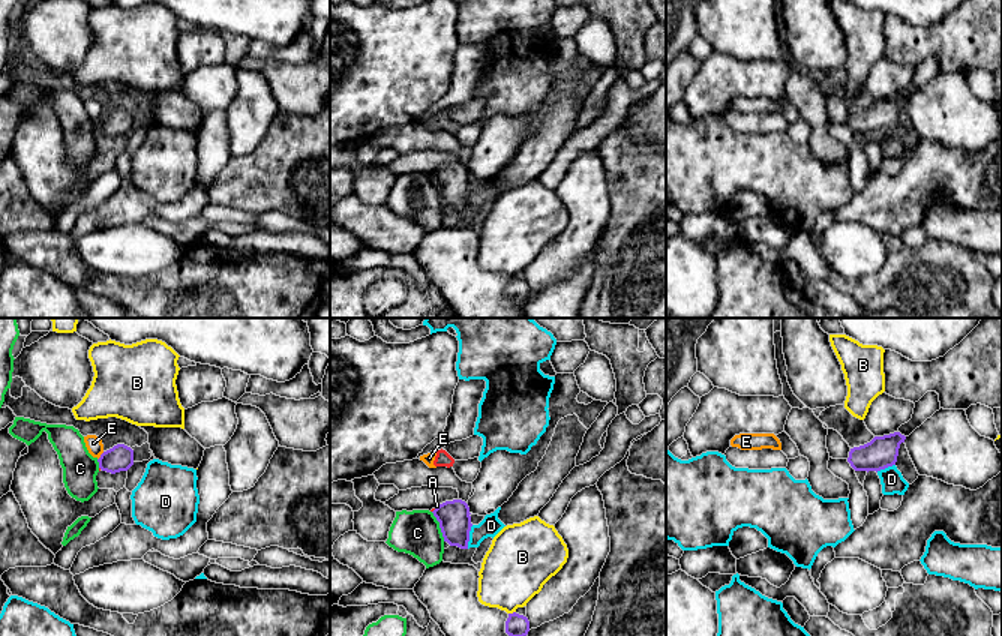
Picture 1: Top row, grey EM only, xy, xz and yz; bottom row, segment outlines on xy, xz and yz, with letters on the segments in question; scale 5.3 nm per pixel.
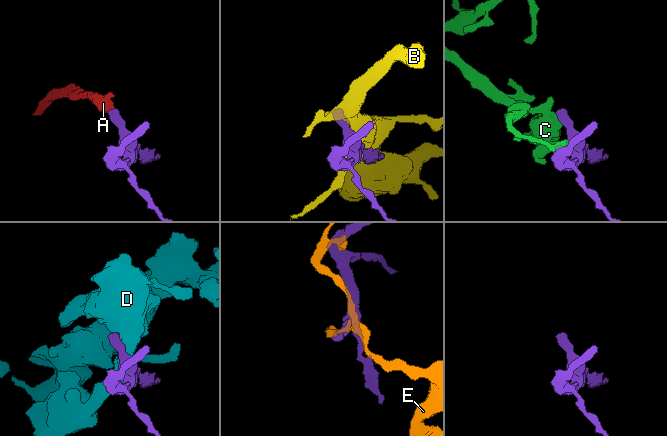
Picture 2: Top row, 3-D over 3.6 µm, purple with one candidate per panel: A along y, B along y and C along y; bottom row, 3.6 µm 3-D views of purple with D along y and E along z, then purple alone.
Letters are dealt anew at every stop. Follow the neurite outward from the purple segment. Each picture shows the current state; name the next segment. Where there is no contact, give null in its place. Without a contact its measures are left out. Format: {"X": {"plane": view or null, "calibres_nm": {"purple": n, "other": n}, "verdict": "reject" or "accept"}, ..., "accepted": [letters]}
{"A": {"plane": "xz", "calibres_nm": {"purple": 170, "other": 20}, "verdict": "accept"}, "B": {"plane": "xz", "calibres_nm": {"purple": 130, "other": 360}, "verdict": "reject"}, "C": {"plane": "xz", "calibres_nm": {"purple": 170, "other": 240}, "verdict": "reject"}, "D": {"plane": "xz", "calibres_nm": {"purple": 170, "other": 110}, "verdict": "reject"}, "E": {"plane": "xy", "calibres_nm": {"purple": 140, "other": 90}, "verdict": "reject"}, "accepted": ["A"]}

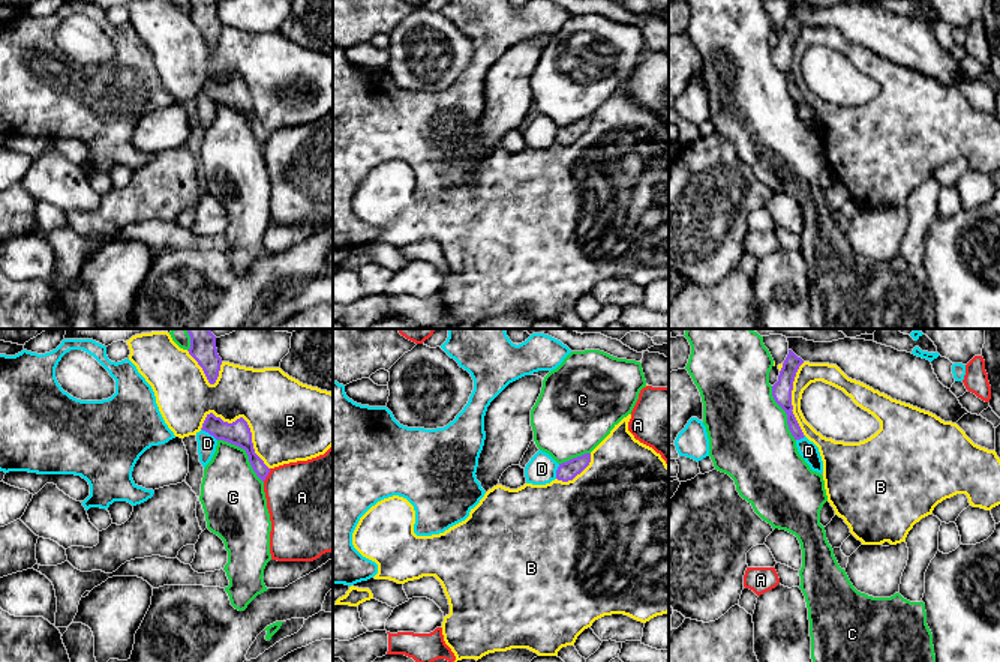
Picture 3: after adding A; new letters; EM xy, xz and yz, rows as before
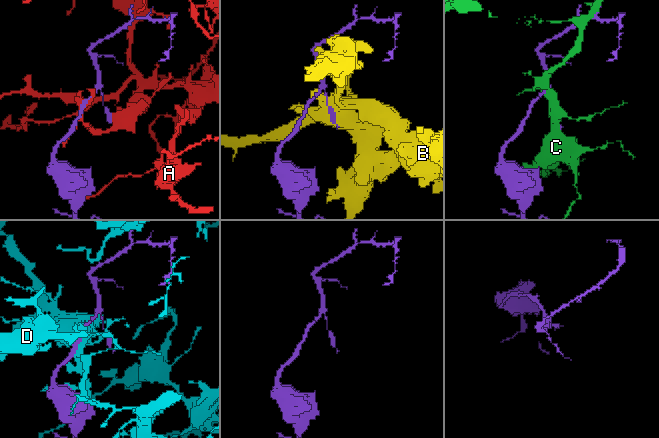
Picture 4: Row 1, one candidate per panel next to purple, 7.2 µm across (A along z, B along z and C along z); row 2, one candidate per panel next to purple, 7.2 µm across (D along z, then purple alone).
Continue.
{"A": {"plane": "xy", "calibres_nm": {"purple": 110, "other": 420}, "verdict": "reject"}, "B": {"plane": "xy", "calibres_nm": {"purple": 130, "other": 420}, "verdict": "reject"}, "C": {"plane": "xy", "calibres_nm": {"purple": 130, "other": 340}, "verdict": "reject"}, "D": {"plane": "xy", "calibres_nm": {"purple": 130, "other": 100}, "verdict": "reject"}, "accepted": []}

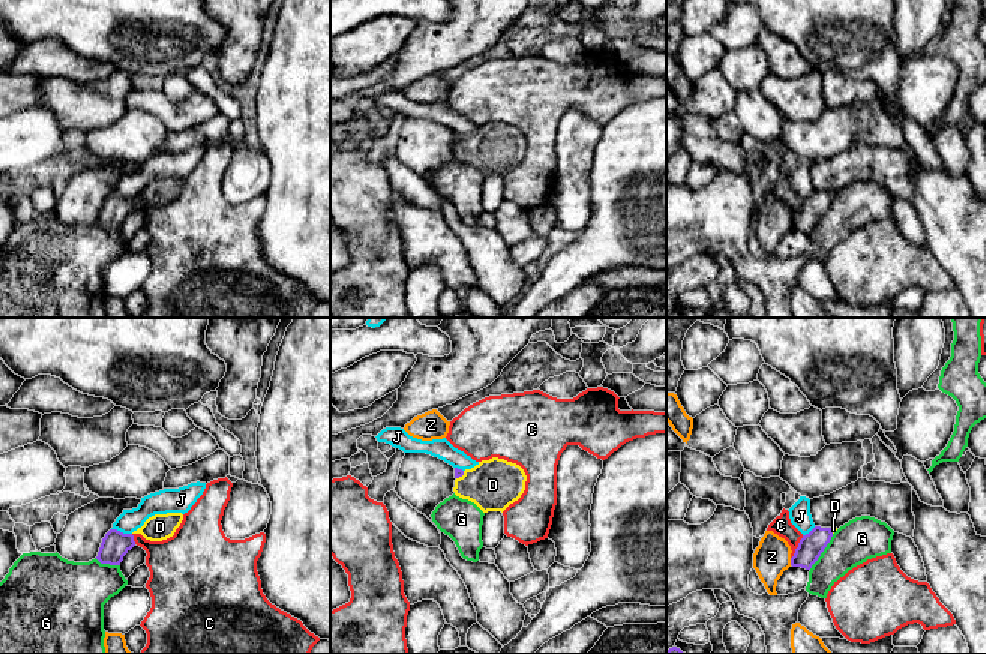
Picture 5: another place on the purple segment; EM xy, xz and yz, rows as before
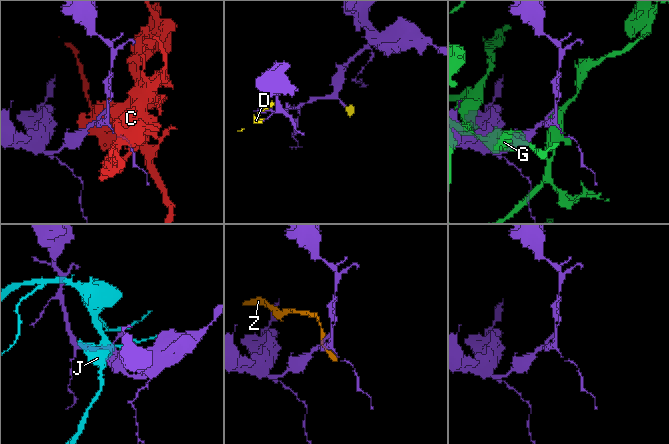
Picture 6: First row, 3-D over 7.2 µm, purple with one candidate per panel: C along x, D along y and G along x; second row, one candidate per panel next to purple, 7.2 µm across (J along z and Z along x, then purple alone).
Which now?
{"C": {"plane": "yz", "calibres_nm": {"purple": 140, "other": 100}, "verdict": "reject"}, "D": {"plane": "xz", "calibres_nm": {"purple": 50, "other": 280}, "verdict": "accept"}, "G": {"plane": "yz", "calibres_nm": {"purple": 140, "other": 240}, "verdict": "reject"}, "J": {"plane": "xy", "calibres_nm": {"purple": 150, "other": 120}, "verdict": "reject"}, "Z": {"plane": "yz", "calibres_nm": {"purple": 140, "other": 190}, "verdict": "reject"}, "accepted": ["D"]}

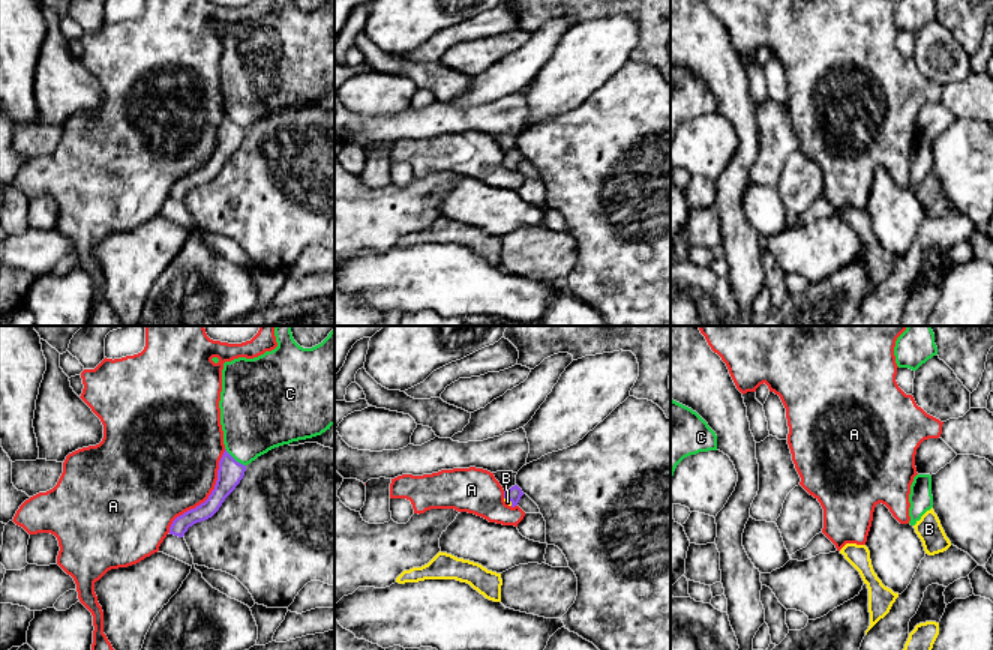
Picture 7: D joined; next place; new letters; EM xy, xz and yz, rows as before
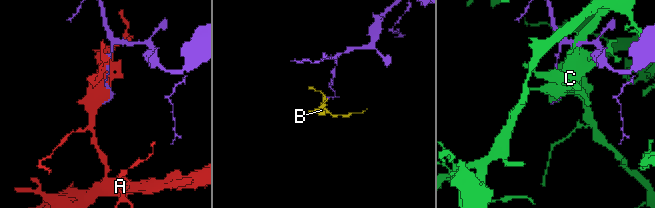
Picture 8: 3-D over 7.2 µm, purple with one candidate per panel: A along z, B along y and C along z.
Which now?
{"A": {"plane": "xy", "calibres_nm": {"purple": 140, "other": 480}, "verdict": "reject"}, "B": {"plane": "xz", "calibres_nm": {"purple": 80, "other": 30}, "verdict": "reject"}, "C": {"plane": "xy", "calibres_nm": {"purple": 140, "other": 380}, "verdict": "reject"}, "accepted": []}

